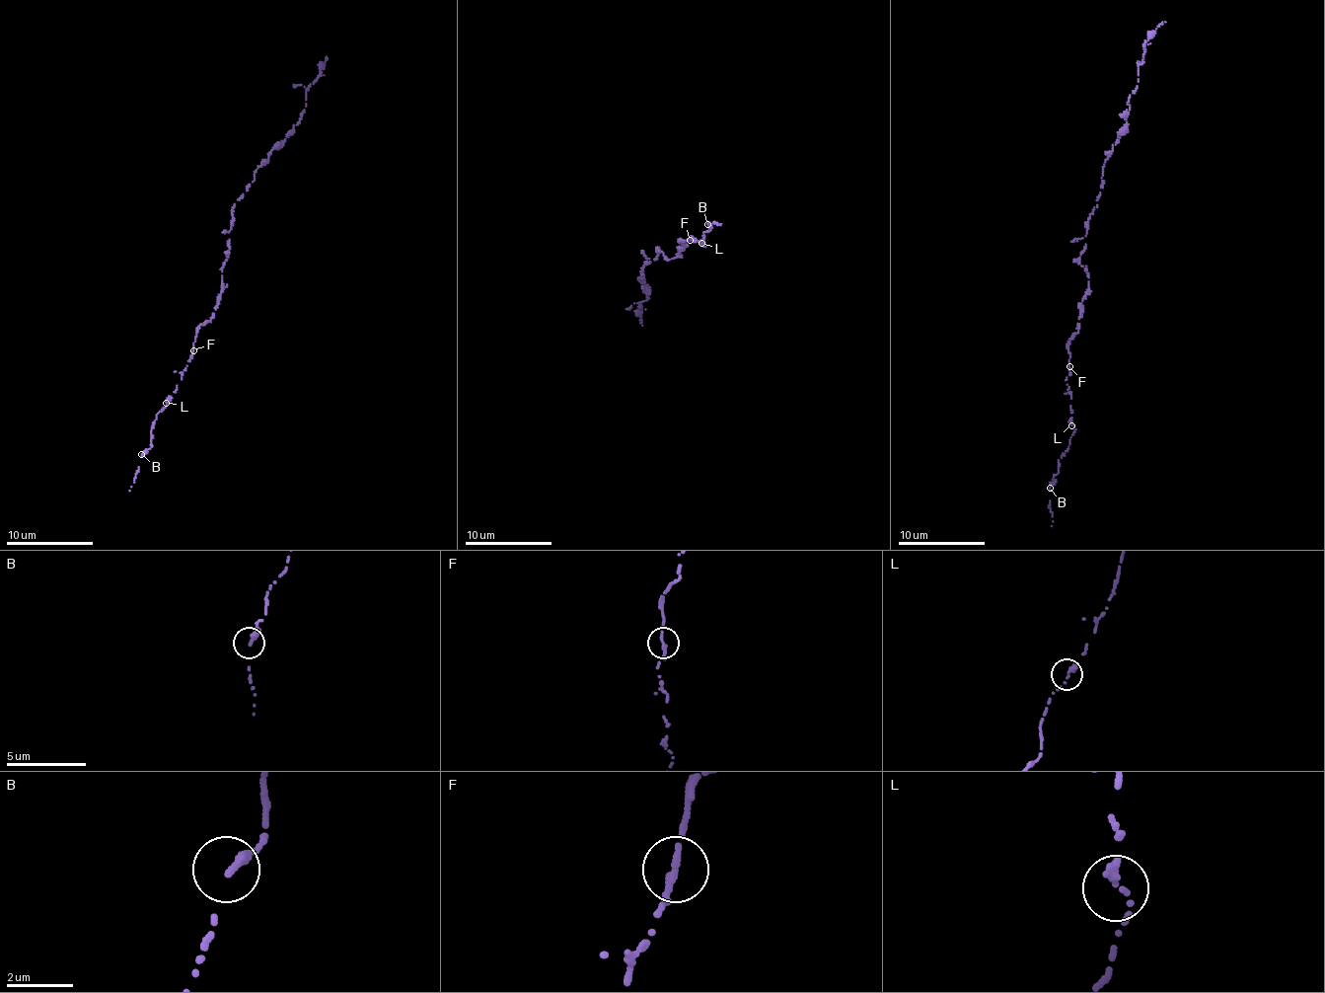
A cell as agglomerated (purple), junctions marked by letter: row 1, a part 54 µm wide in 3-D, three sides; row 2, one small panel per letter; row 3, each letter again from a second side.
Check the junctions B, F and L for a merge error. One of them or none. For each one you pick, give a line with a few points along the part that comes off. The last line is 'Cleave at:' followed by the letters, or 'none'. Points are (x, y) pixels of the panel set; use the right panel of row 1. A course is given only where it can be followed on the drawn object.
Cleave at: none

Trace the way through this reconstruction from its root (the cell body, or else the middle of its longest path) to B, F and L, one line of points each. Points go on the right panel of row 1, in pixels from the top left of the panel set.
B: (1085, 268), (1088, 294), (1081, 303), (1078, 331), (1069, 342), (1069, 375), (1066, 380), (1074, 429), (1050, 488)
F: (1085, 268), (1088, 275), (1088, 294), (1081, 303), (1078, 331), (1069, 342), (1069, 366)
L: (1085, 268), (1088, 294), (1081, 303), (1078, 331), (1069, 342), (1069, 375), (1066, 380), (1071, 396), (1071, 425)

